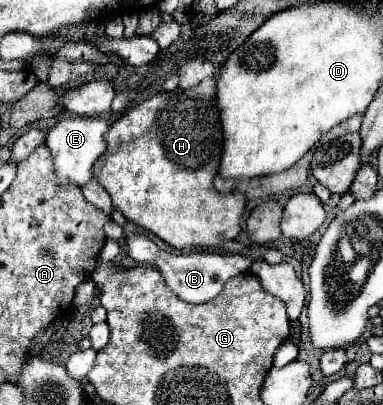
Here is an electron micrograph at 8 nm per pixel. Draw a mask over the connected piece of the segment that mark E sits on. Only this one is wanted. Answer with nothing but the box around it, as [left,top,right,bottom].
[47,116,109,186]

